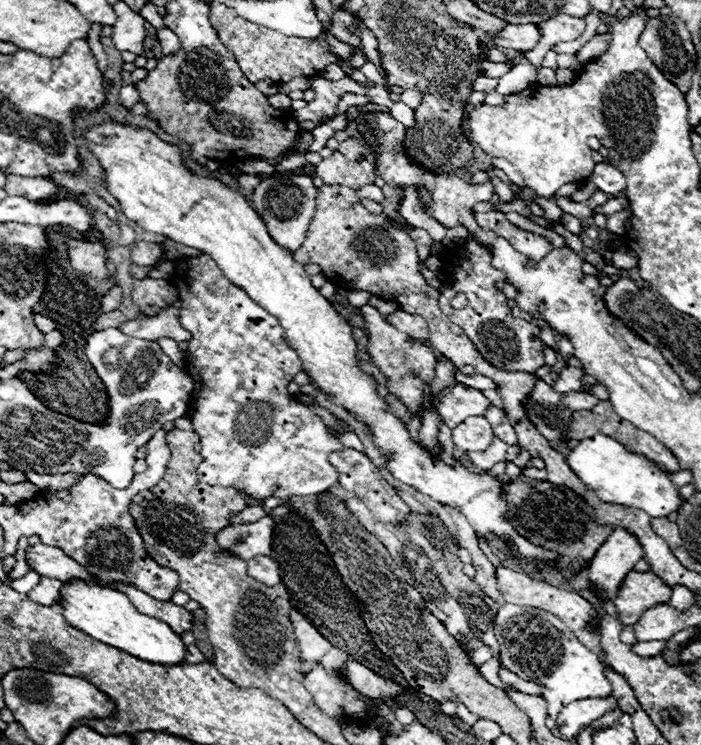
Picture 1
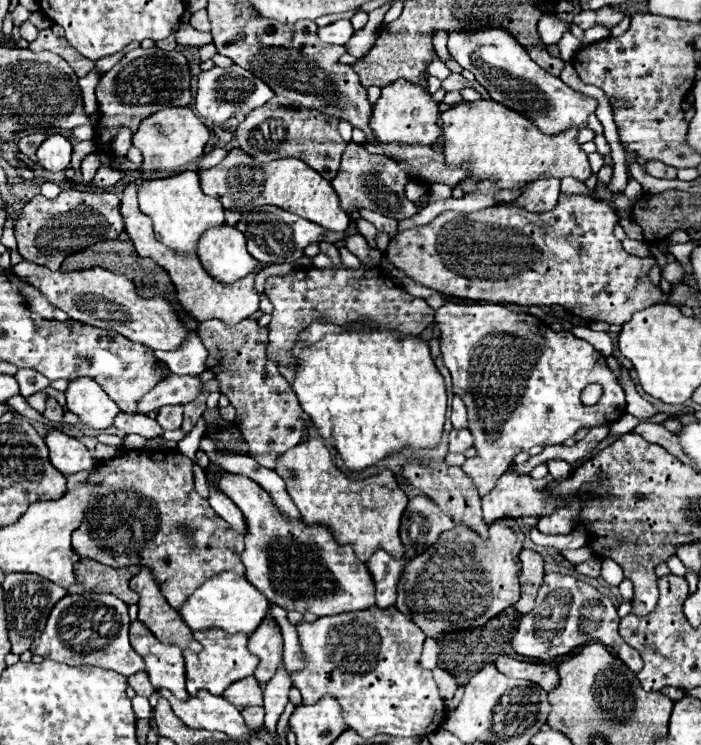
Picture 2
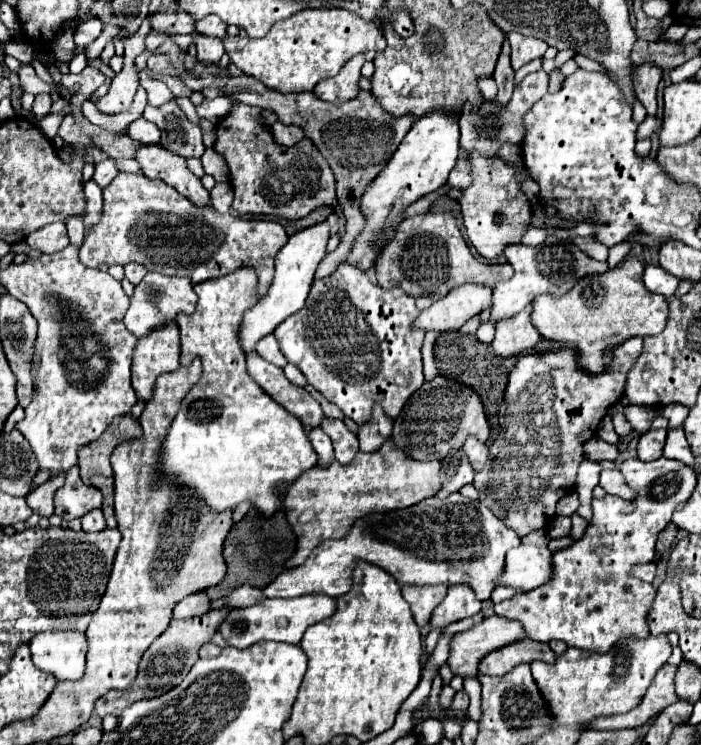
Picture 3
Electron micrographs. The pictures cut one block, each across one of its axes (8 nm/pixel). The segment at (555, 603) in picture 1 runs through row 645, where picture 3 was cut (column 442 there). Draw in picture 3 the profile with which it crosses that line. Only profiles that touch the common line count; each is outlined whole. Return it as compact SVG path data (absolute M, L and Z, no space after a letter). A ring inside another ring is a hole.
M402 586L402 596L412 606L416 624L424 626L428 624L434 606L446 596L446 586Z

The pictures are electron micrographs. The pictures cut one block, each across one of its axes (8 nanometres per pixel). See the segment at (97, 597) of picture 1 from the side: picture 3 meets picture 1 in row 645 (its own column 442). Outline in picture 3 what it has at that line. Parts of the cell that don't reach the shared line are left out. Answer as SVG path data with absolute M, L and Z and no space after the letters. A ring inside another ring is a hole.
M438 108L432 110L430 114L420 116L410 132L404 136L402 144L394 152L394 156L388 160L386 168L374 178L374 182L368 186L368 190L362 196L362 212L366 214L366 228L362 234L356 238L352 252L348 254L346 262L368 270L370 266L376 264L378 254L372 252L372 244L380 240L386 244L392 236L396 226L402 220L402 212L408 204L418 200L420 196L438 190L440 186L446 184L450 170L456 164L458 158L458 140L460 140L460 130L458 130L458 112L448 110L448 108Z

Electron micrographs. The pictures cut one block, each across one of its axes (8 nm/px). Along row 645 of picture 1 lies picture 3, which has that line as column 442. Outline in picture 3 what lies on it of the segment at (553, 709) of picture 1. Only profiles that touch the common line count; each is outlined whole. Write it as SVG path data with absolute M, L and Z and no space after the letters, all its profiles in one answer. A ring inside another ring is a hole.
M460 492L450 494L448 498L426 498L410 508L384 512L384 514L366 514L358 518L350 532L338 540L326 540L314 548L310 558L286 572L282 572L274 582L262 588L266 598L294 598L304 594L326 594L326 596L340 596L350 590L352 584L352 568L358 560L376 564L390 572L400 584L458 584L466 582L474 588L478 600L488 600L492 590L496 588L496 578L504 568L504 556L510 548L520 544L520 536L508 528L500 518L496 518L480 500L470 500Z

